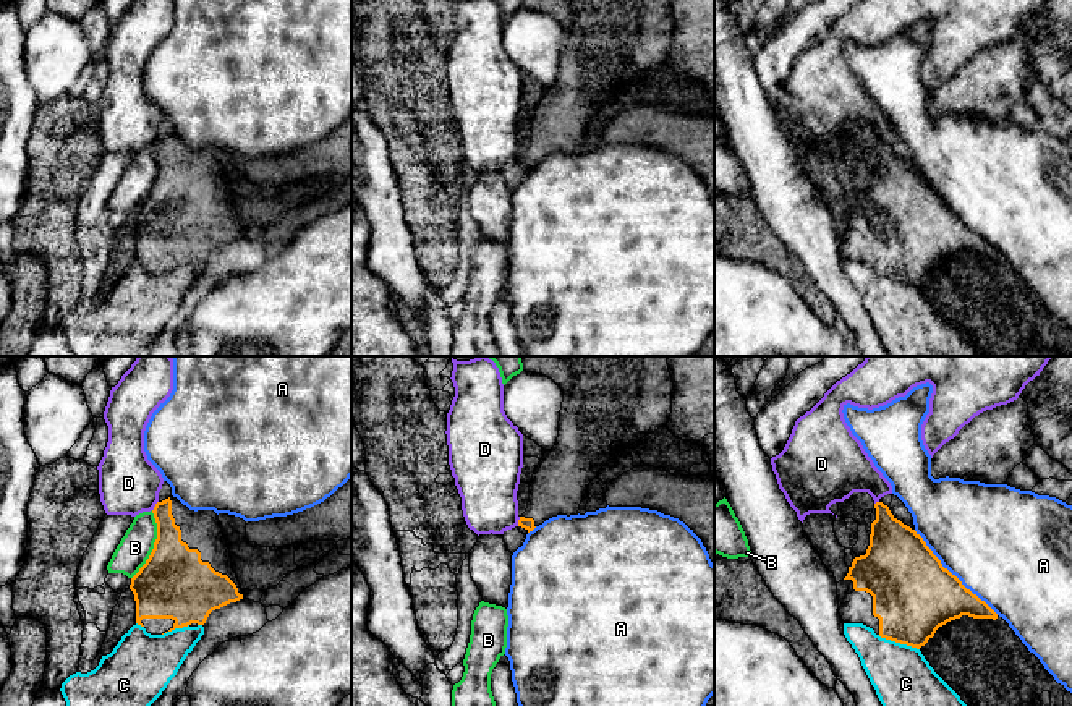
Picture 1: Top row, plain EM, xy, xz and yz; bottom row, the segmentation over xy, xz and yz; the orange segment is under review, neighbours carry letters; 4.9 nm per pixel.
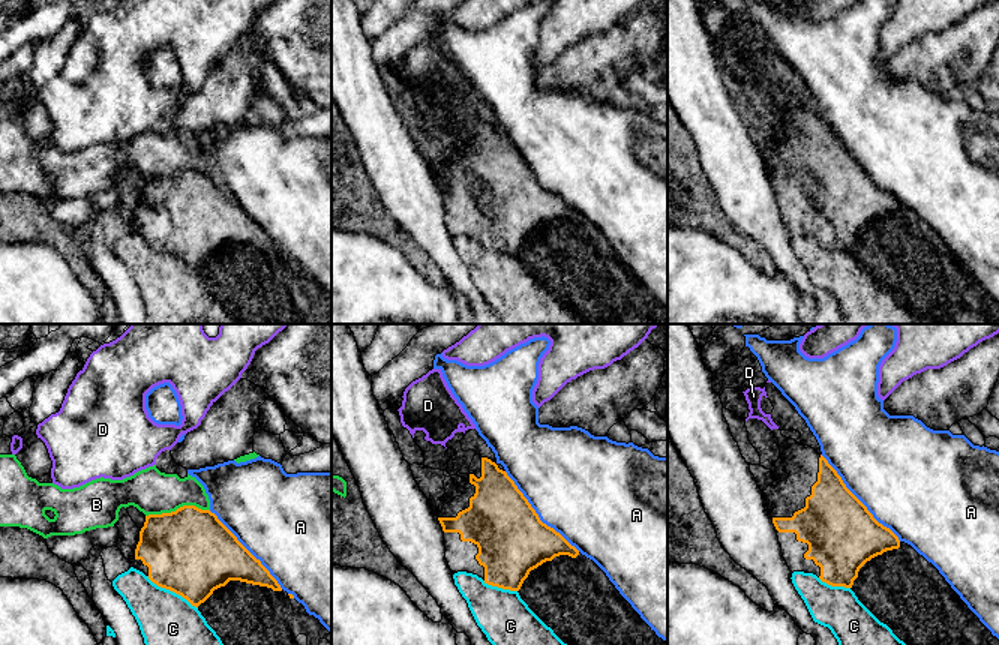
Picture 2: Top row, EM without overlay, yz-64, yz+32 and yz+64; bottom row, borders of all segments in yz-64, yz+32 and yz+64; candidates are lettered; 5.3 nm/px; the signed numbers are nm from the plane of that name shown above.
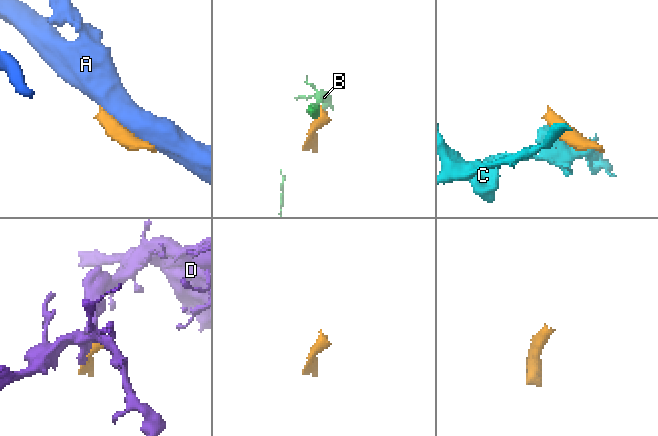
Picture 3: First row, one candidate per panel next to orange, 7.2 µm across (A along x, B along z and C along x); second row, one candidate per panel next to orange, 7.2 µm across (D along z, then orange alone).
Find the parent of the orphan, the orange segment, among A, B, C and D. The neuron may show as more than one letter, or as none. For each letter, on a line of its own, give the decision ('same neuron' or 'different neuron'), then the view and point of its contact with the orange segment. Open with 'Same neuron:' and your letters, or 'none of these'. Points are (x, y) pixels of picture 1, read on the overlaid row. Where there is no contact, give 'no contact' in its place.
Same neuron: none of these
A: different neuron; meets orange in yz at (951, 574)
B: different neuron; meets orange in xy at (154, 544)
C: different neuron; meets orange in yz at (899, 642)
D: different neuron; meets orange in xy at (156, 506)

